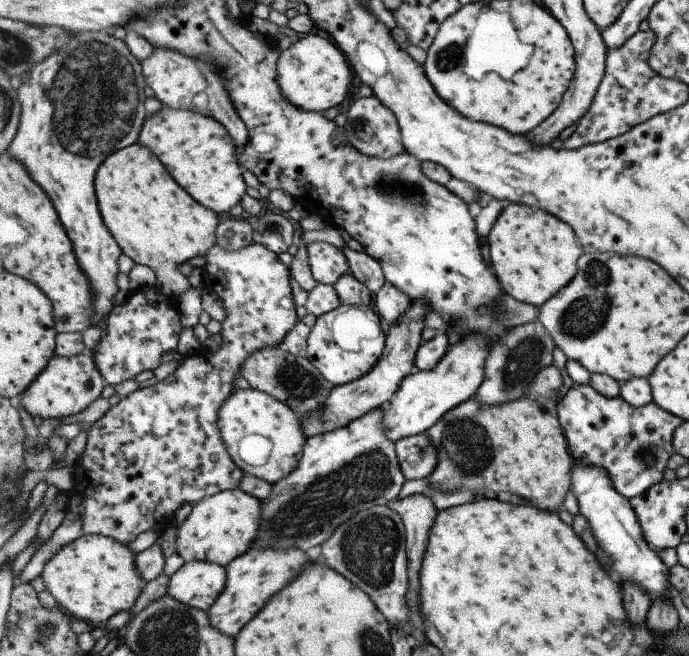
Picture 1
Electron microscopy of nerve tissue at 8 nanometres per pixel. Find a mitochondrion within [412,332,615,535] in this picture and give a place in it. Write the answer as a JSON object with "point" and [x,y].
{"point":[469,450]}

